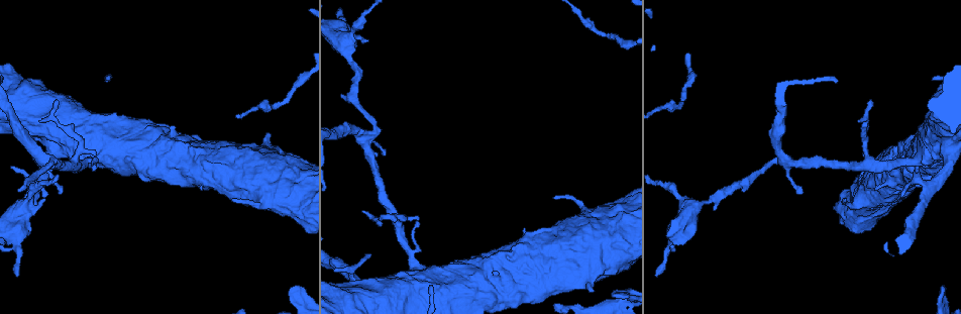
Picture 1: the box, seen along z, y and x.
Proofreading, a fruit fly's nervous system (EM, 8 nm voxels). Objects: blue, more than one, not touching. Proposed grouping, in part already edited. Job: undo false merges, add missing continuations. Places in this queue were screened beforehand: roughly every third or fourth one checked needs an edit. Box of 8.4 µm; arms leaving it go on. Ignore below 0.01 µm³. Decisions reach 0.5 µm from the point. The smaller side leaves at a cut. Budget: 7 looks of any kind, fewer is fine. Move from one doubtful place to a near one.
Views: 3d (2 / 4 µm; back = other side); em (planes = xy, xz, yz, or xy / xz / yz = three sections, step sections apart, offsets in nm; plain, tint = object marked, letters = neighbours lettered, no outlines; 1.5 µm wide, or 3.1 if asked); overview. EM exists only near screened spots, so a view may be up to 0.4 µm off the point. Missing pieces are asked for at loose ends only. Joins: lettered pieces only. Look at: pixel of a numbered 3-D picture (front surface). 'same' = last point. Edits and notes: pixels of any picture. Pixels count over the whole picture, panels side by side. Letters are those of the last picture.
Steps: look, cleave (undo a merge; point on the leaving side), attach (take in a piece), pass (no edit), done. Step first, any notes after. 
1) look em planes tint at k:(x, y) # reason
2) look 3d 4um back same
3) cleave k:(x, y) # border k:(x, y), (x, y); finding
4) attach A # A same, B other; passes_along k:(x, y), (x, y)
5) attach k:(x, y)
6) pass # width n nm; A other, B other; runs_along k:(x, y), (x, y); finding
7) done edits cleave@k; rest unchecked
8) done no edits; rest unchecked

look 3d 4um at 1:(383, 152) # tapers out

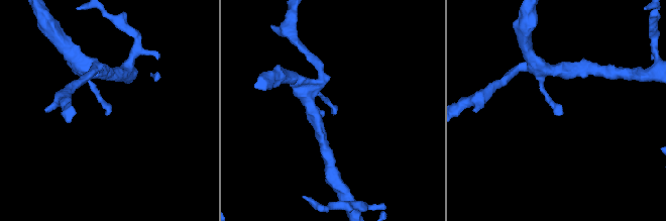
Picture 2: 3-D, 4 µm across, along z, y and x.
look em planes letters at 2:(107, 114)

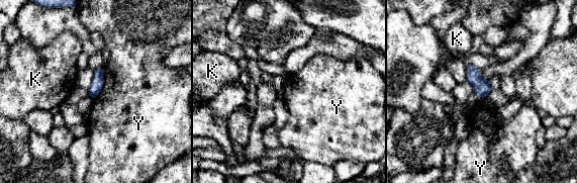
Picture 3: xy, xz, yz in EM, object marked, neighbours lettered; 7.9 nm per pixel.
pass # K other, Y other; border 3:(102, 69), (103, 86), (94, 98); no lettered piece goes on from it

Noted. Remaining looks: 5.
look em planes letters at 1:(593, 290) # branch stops here

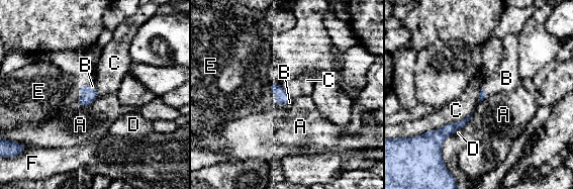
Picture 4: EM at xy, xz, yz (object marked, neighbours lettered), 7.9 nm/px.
attach B # A other, B same, C other, D other, E other, F other; the neuron continues

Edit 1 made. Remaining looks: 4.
look overview # see it whole again

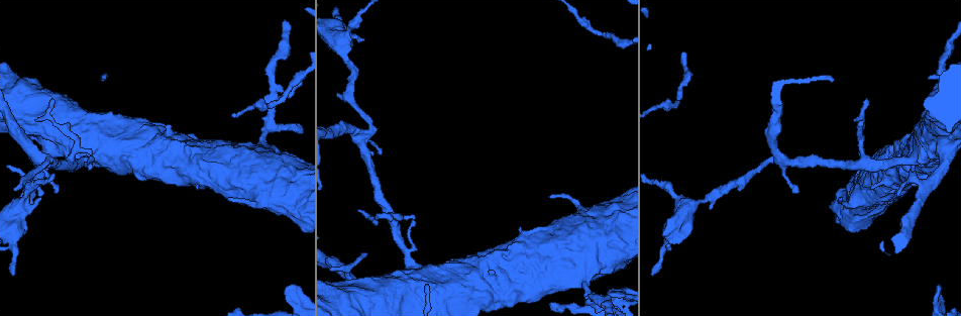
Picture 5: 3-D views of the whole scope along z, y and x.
look 3d 2um at 5:(937, 287) # free end

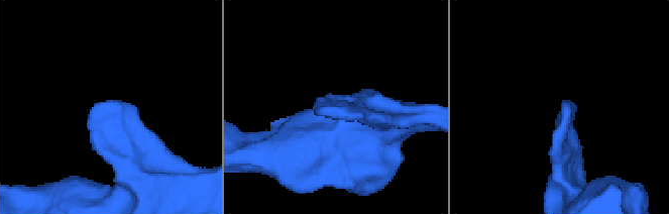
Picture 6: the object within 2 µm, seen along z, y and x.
look em xy step 8 tint at 6:(567, 108)

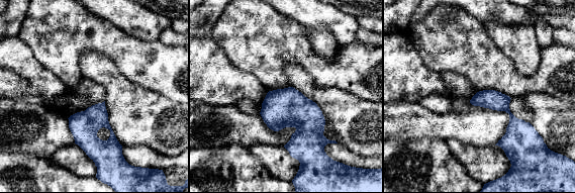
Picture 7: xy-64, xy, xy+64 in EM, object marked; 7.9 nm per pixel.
look em planes letters same # cut it another way

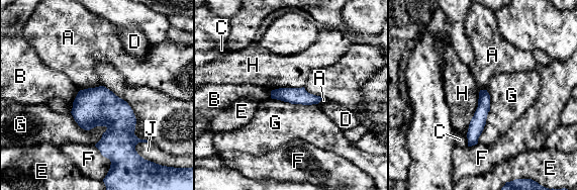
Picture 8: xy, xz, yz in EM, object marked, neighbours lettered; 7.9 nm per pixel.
pass # longest_contact H 360 nm; A other, B other, C other, D other, E other, F other, G other, H other, J other; border 8:(100, 85), (80, 90); none of them fits

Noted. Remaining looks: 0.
done edits attach@4; rest unchecked

